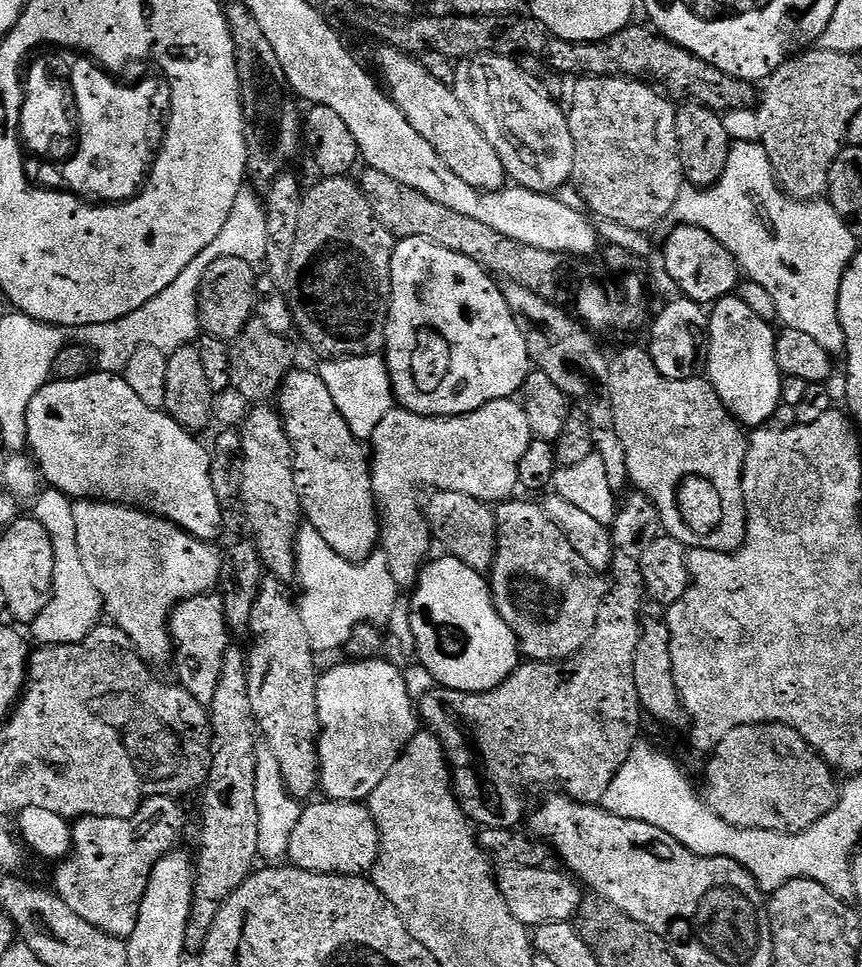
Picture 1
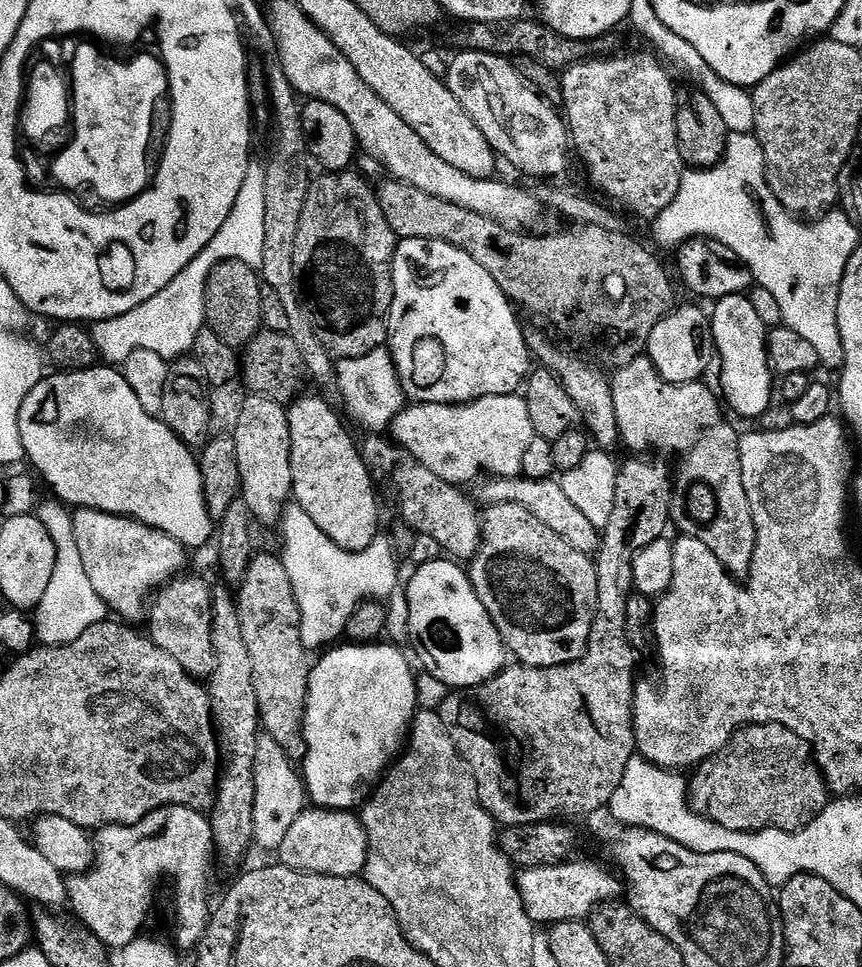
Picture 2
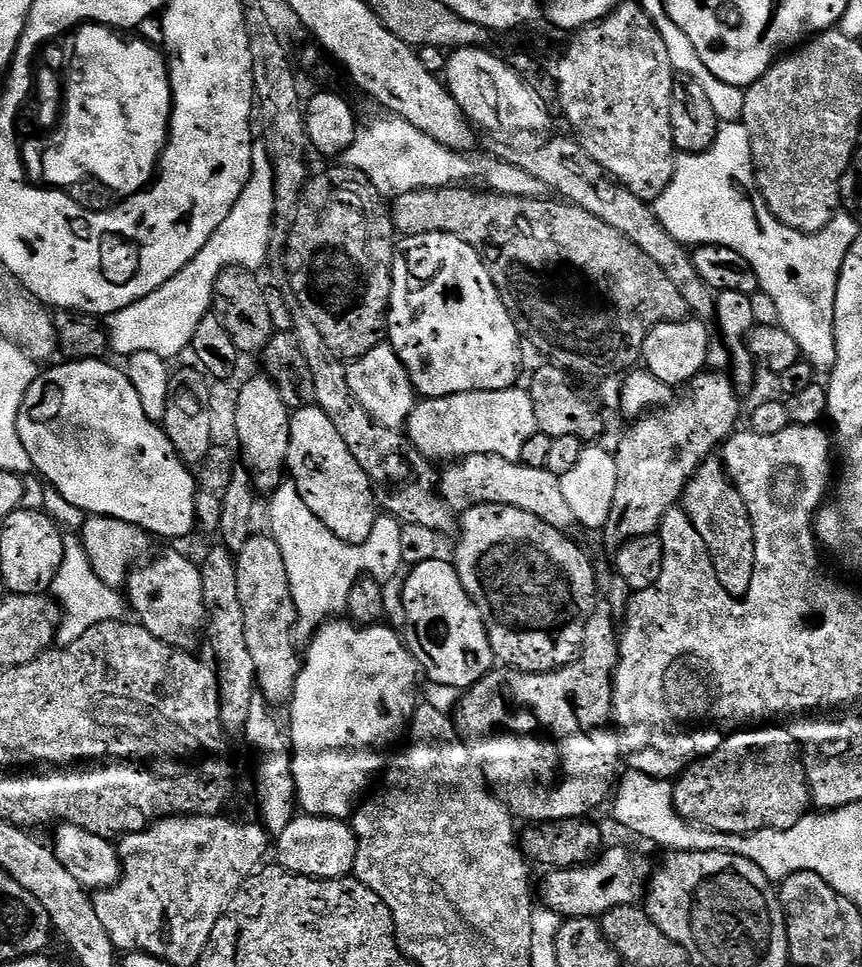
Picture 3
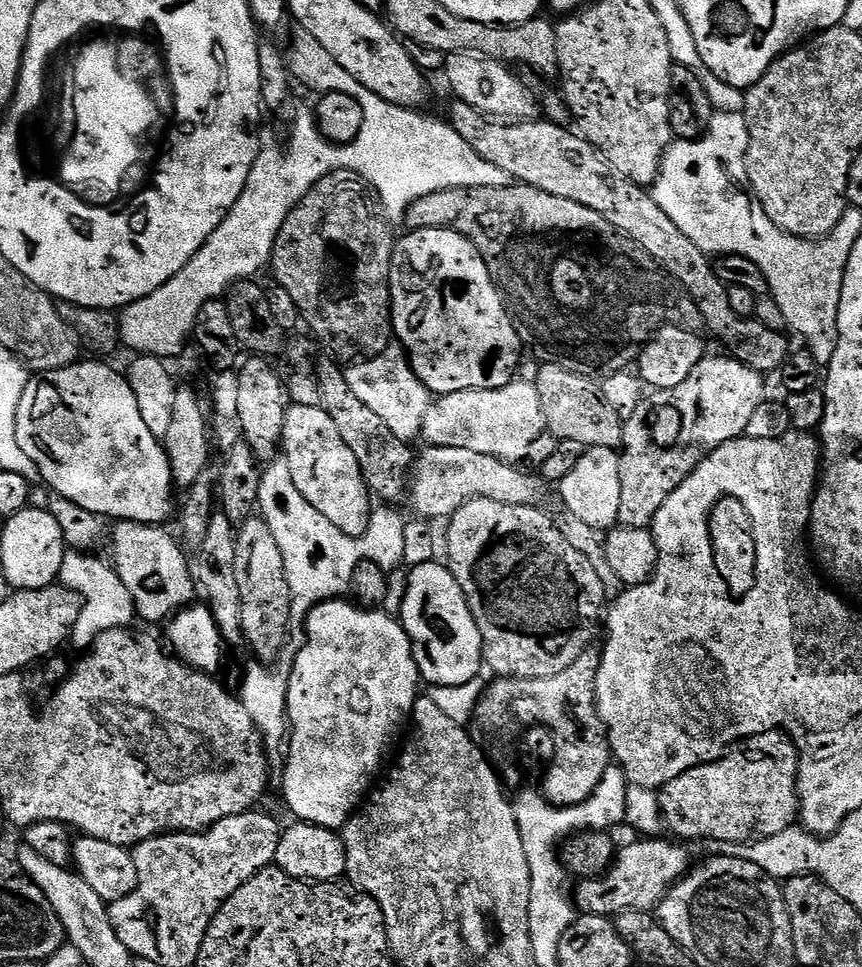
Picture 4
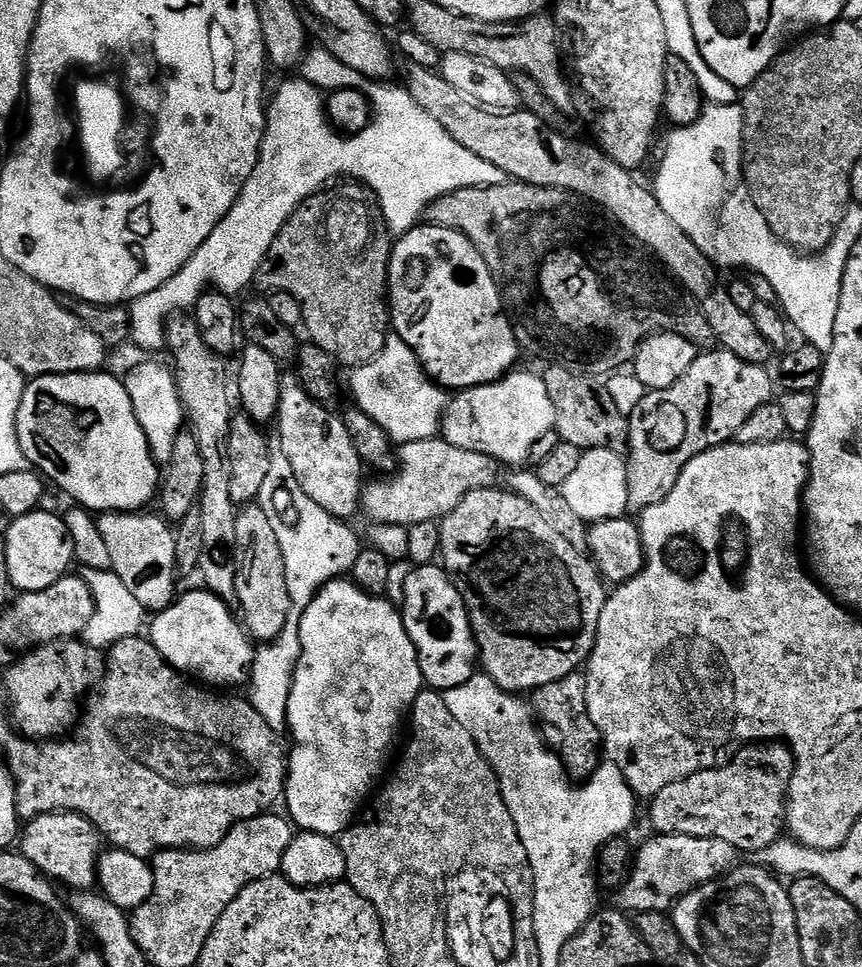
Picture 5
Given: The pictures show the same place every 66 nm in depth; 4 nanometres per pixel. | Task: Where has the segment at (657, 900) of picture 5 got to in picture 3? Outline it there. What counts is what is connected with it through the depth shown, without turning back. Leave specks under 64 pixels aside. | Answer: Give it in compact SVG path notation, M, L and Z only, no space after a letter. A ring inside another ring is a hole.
M605 847L600 857L580 868L558 868L547 873L538 892L544 895L543 907L557 912L561 918L603 918L618 906L639 905L646 892L645 877L640 877L636 860L624 848Z

